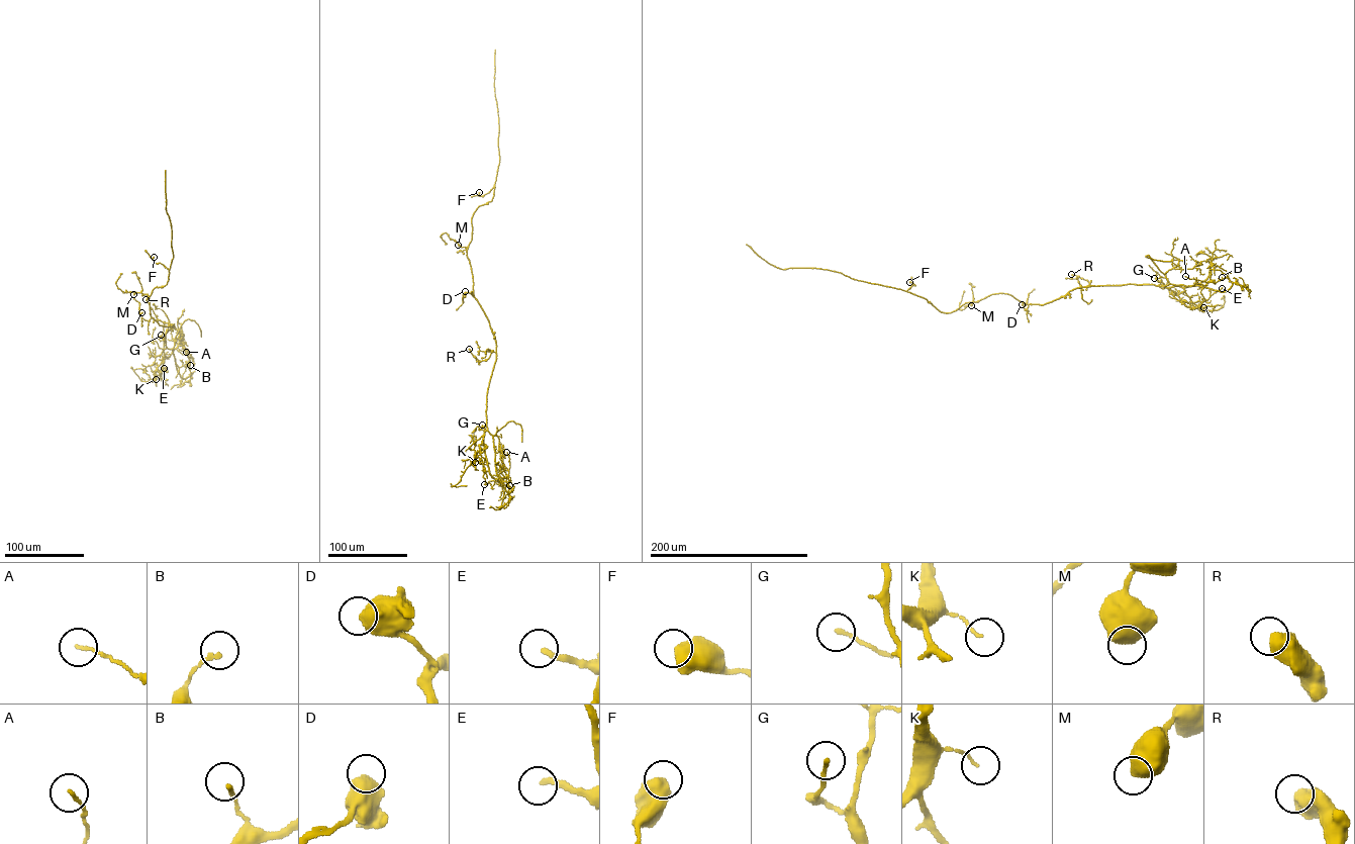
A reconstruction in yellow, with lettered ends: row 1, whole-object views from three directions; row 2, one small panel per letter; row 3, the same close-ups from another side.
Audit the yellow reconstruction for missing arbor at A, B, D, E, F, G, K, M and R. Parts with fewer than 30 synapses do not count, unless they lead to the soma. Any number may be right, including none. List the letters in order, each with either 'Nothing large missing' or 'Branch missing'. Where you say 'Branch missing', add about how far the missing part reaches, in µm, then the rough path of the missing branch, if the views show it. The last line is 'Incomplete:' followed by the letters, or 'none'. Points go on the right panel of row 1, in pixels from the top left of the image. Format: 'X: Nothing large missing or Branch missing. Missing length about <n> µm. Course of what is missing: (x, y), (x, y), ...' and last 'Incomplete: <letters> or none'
A: Nothing large missing
B: Nothing large missing
D: Nothing large missing
E: Nothing large missing
F: Nothing large missing
G: Nothing large missing
K: Nothing large missing
M: Nothing large missing
R: Nothing large missing
Incomplete: none

